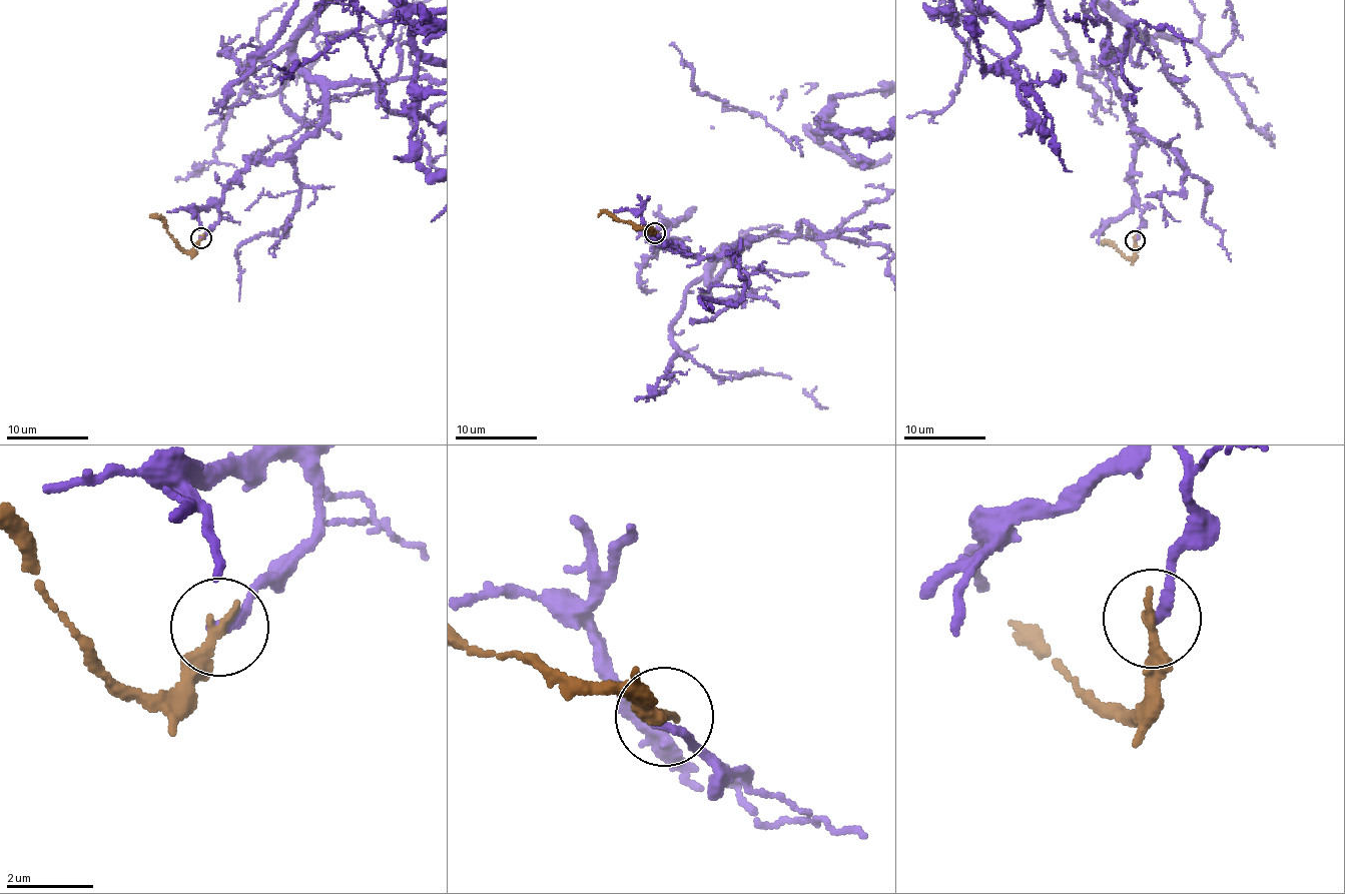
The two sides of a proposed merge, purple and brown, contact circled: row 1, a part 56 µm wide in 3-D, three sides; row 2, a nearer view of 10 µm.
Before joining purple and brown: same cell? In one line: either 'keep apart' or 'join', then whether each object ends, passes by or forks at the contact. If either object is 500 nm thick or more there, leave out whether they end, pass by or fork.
keep apart; purple ends there; brown ends there

